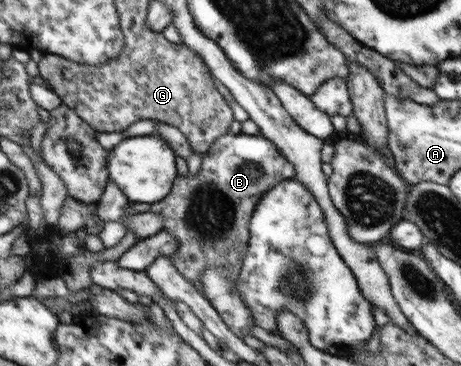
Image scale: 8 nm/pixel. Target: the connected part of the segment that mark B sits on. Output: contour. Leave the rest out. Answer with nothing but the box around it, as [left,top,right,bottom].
[149,132,294,298]

